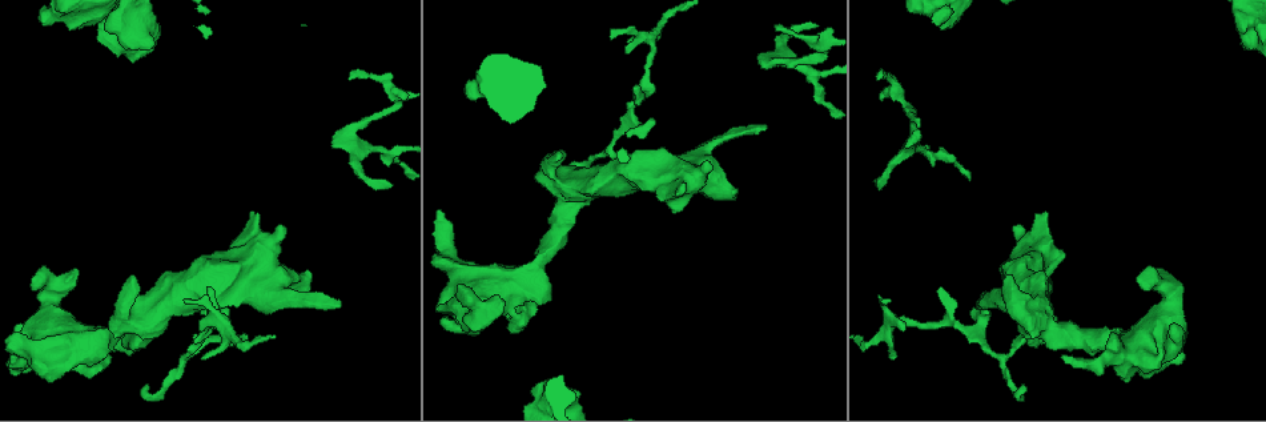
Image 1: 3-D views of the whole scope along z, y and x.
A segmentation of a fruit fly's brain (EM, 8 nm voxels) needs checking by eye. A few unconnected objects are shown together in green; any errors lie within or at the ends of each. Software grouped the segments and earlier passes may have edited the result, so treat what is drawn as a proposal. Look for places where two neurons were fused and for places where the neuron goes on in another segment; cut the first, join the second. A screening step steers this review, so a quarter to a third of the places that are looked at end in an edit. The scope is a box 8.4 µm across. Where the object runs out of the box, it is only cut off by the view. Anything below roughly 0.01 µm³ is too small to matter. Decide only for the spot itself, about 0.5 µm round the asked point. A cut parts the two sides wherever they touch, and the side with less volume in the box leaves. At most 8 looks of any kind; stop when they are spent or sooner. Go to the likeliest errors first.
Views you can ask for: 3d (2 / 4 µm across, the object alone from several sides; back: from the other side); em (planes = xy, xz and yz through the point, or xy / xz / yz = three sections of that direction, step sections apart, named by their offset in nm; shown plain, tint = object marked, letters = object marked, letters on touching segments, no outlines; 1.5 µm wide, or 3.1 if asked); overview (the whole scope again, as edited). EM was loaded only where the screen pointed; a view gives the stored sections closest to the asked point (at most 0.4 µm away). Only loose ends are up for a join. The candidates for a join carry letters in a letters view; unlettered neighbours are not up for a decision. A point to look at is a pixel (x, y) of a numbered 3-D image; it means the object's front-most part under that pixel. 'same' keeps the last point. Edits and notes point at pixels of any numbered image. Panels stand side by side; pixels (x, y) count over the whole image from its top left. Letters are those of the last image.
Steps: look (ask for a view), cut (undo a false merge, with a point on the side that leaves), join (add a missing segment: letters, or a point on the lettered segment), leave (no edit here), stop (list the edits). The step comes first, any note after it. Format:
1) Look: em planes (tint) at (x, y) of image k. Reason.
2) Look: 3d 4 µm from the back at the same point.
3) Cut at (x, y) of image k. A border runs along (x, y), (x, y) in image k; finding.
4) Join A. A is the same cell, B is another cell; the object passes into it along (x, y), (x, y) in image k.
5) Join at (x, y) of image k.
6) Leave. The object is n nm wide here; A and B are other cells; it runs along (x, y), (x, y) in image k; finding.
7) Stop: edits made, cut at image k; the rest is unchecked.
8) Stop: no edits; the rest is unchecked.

Look: em xz step 4 (tint) at (976, 305) of image 1. An open end.

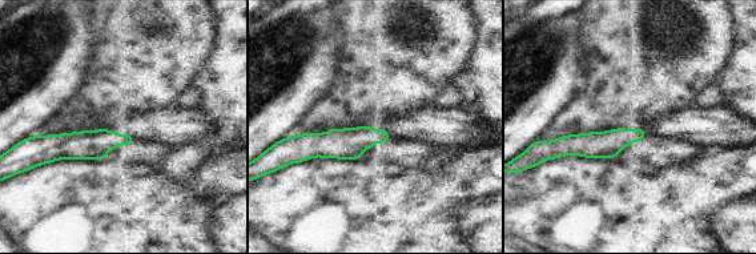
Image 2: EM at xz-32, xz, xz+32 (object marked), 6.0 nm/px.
Look: em planes (letters) at the same point.

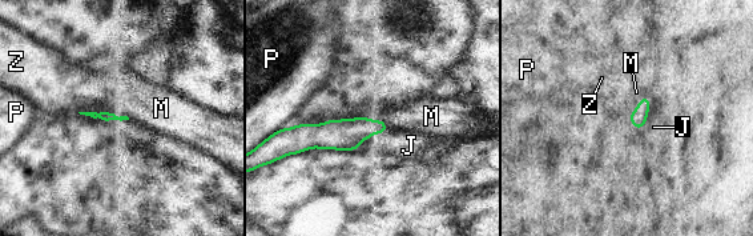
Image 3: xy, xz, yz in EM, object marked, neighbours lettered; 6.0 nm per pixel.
Join J. J is the same cell, M, P and Z are other cells; it goes on there.

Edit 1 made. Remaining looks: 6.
Look: overview.

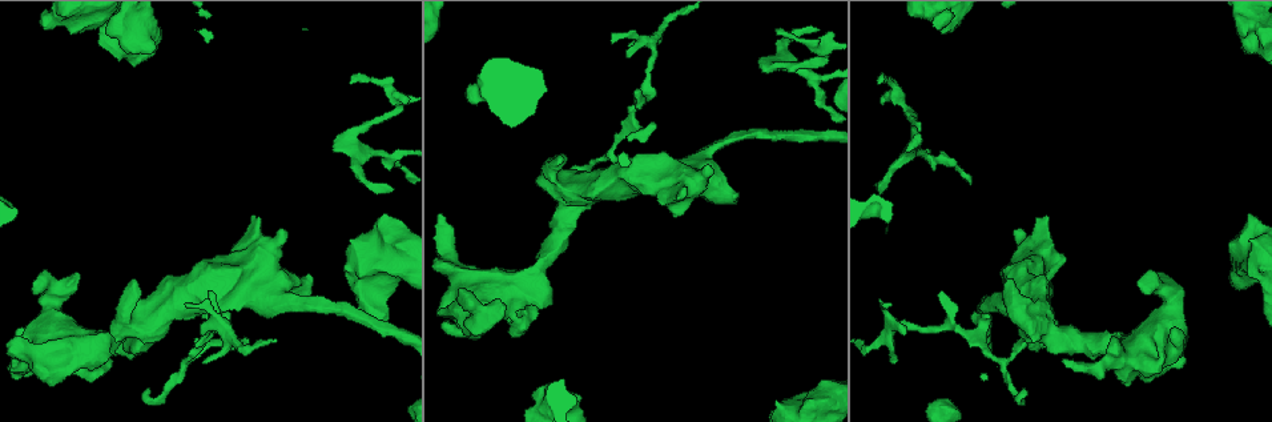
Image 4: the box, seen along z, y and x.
Look: em xz step 4 (letters) at (244, 344) of image 4. Thin end.

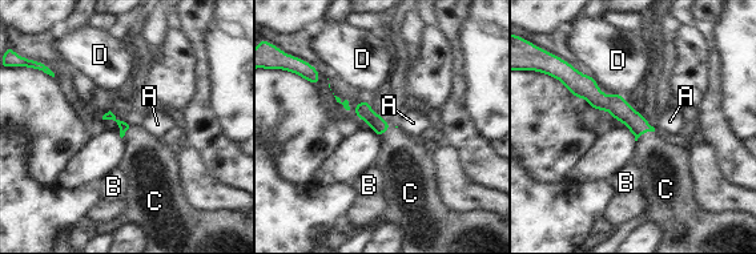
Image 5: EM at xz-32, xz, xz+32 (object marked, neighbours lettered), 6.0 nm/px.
Look: em planes (letters) at the same point.

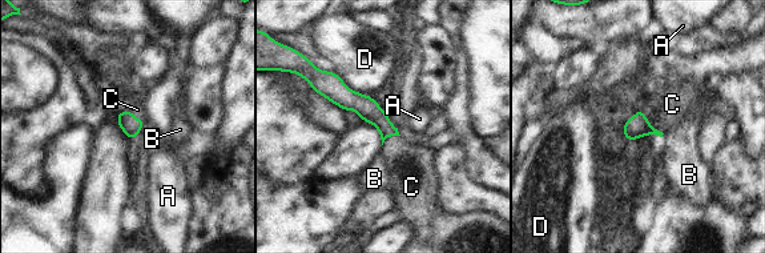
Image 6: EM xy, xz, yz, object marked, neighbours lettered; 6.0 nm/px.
Join C. C is the same cell, A, B and D are other cells; the object passes into it along (637, 127), (649, 123), (672, 104) in image 6; it goes on there.

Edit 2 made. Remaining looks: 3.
Look: overview. See it whole again.

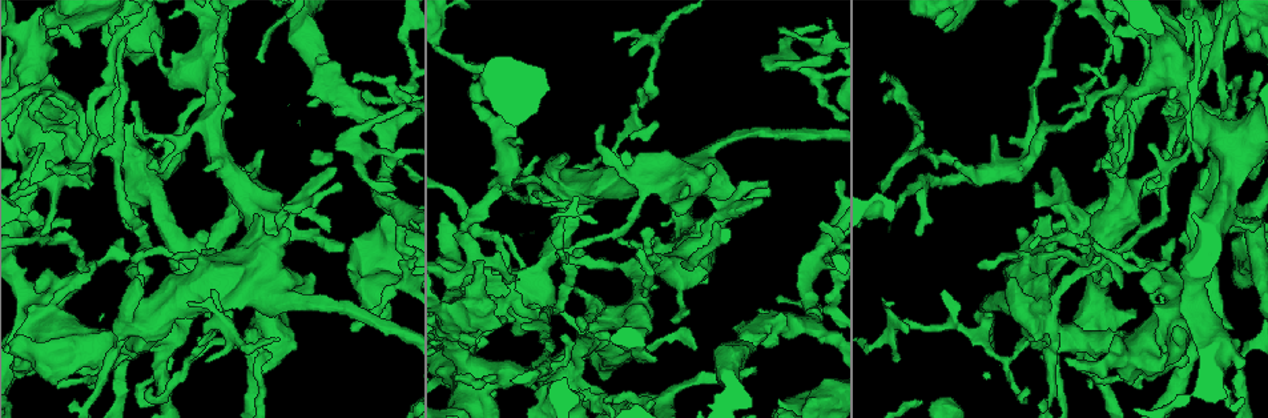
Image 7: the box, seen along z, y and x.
Look: 3d 2 µm at (79, 32) of image 7. An open end.

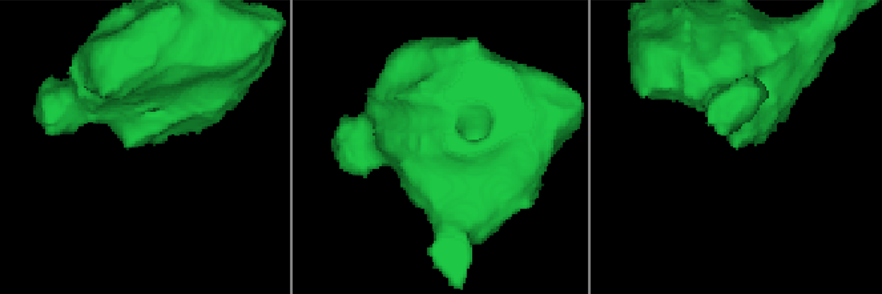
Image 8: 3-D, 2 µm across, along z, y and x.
Look: em xy step 8 (letters) at (736, 144) of image 8. Need the tissue.

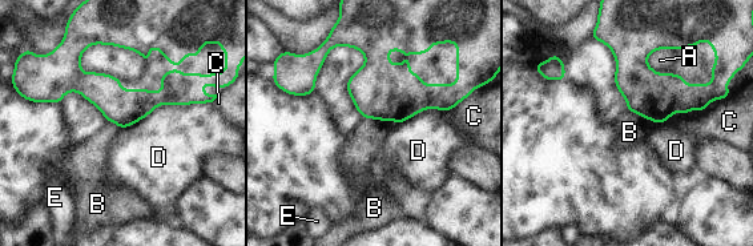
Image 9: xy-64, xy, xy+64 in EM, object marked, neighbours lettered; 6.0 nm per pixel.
Leave. The object is 190 nm wide here; A, B, C, D and E are other cells; it runs along (44, 97), (89, 84), (111, 99), (194, 100) in image 9; no lettered segment goes on from it.

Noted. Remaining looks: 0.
Stop: edits made, join at image 3, join at image 6; the rest is unchecked.

